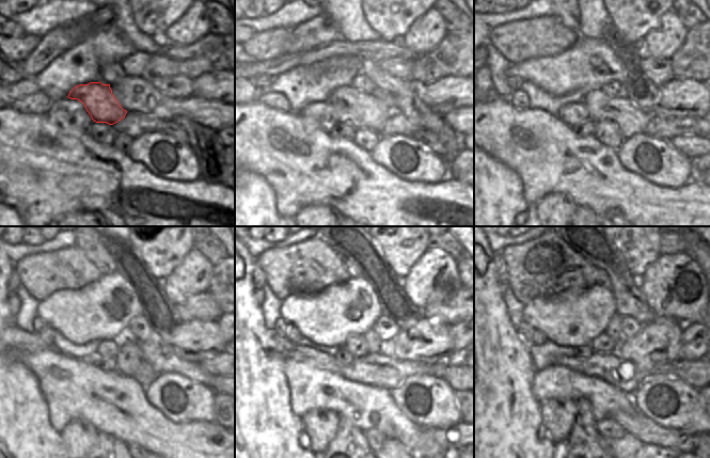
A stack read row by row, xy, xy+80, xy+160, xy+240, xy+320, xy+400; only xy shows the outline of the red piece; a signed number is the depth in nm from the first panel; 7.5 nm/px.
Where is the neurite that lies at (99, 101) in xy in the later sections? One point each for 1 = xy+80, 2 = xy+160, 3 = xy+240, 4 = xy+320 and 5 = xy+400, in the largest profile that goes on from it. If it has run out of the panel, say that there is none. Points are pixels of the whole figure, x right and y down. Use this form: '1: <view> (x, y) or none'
1: xy+80 (360, 109)
2: xy+160 (631, 120)
3: xy+240 (160, 362)
4: xy+320 (452, 372)
5: none

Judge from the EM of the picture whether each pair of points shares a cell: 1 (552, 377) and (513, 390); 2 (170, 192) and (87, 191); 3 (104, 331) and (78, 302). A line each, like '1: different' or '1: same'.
1: different
2: same
3: same

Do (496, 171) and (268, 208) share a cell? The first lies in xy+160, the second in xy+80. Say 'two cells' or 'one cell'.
one cell

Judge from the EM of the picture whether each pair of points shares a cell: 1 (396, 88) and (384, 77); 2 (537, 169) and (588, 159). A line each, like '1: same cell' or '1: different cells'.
1: same cell
2: same cell

